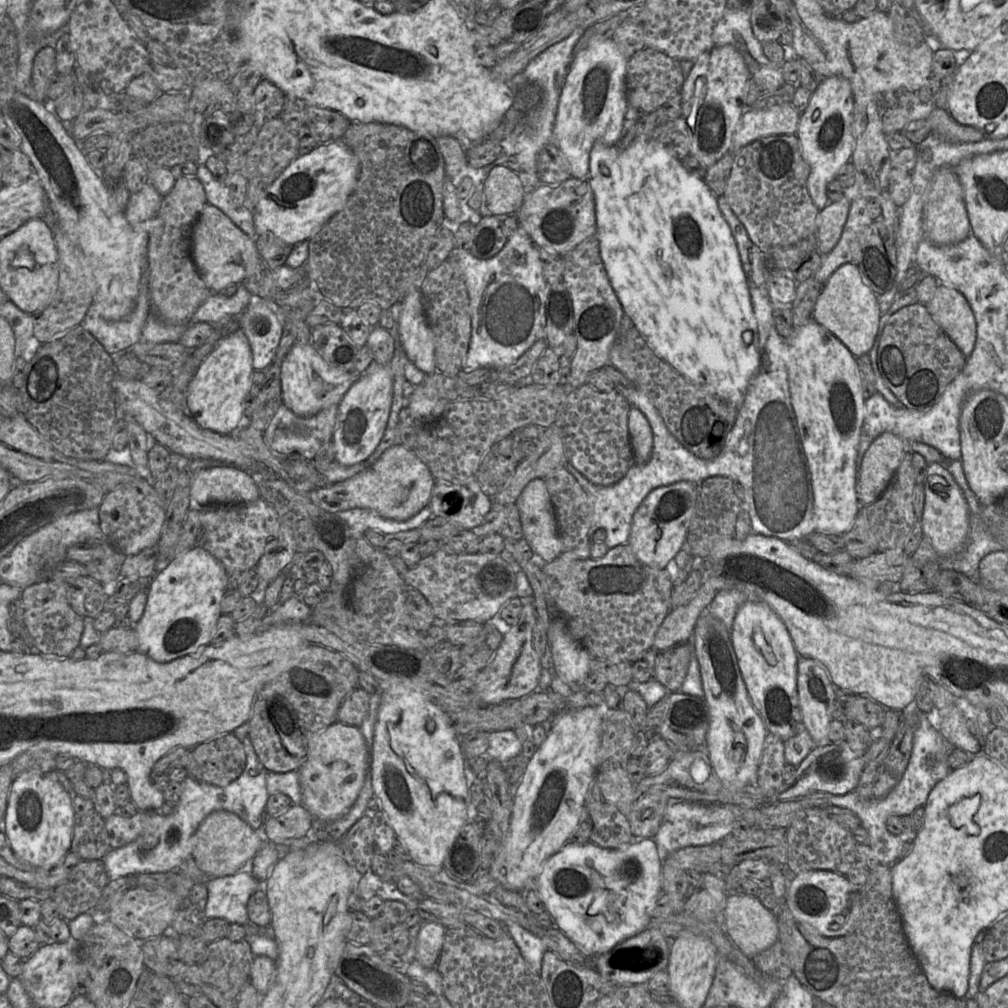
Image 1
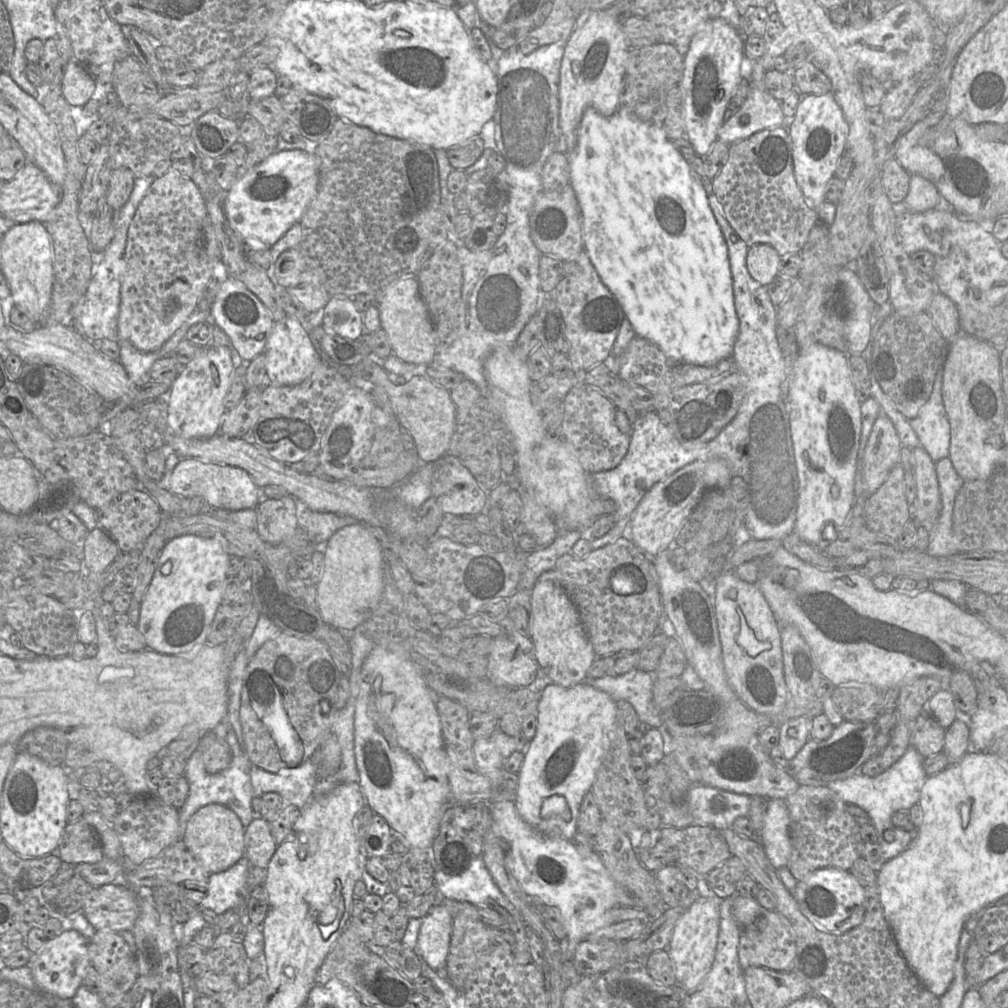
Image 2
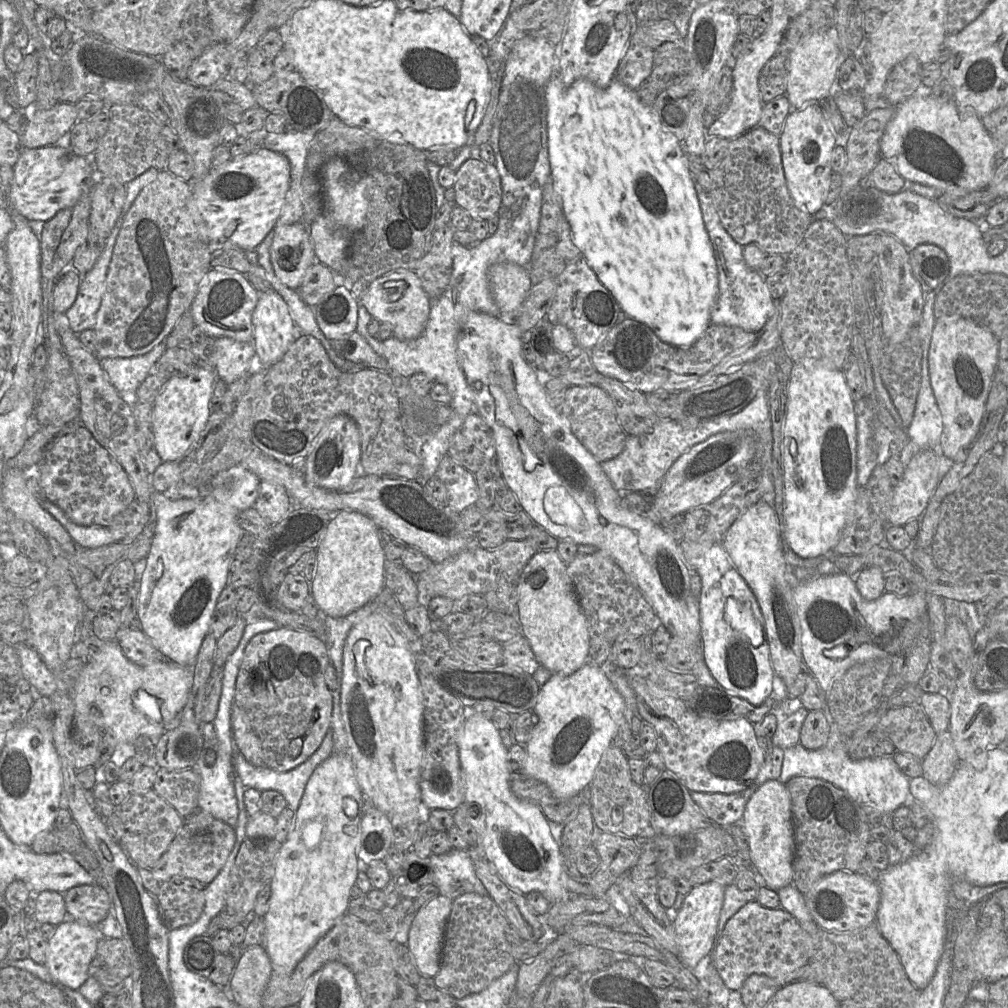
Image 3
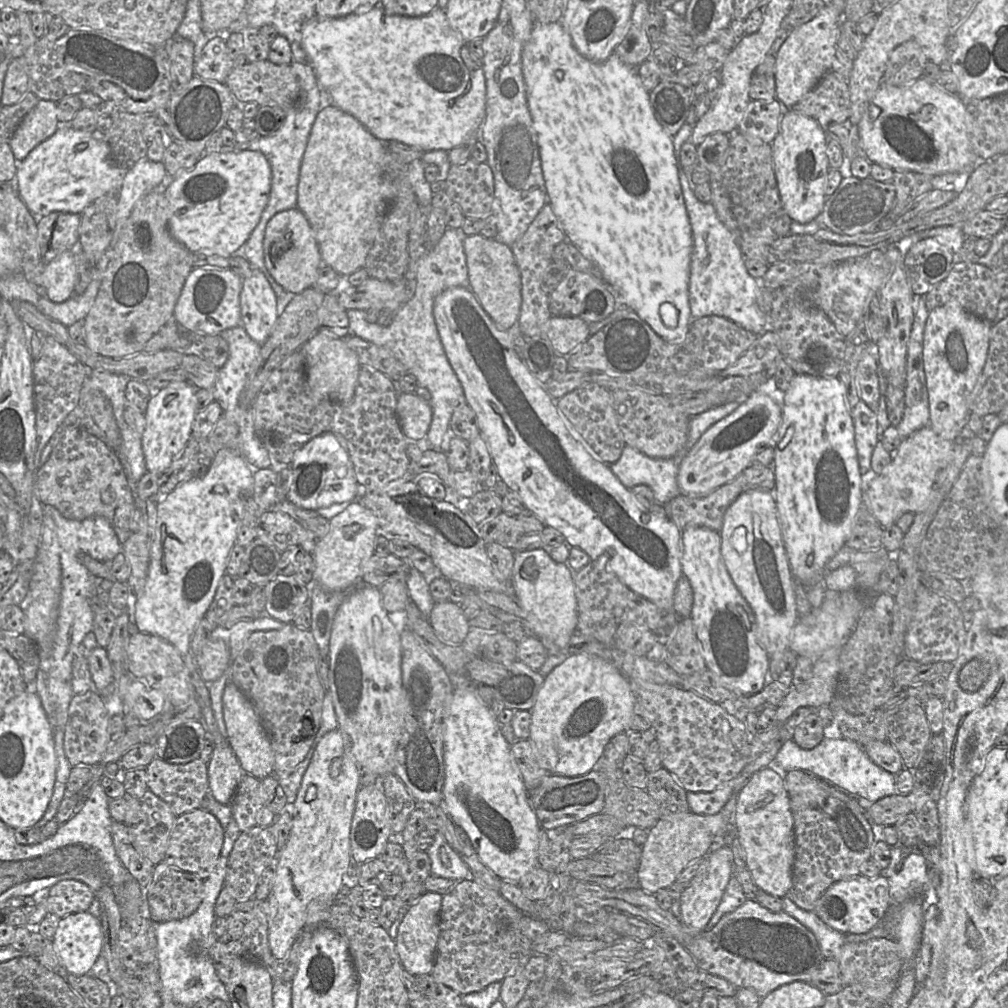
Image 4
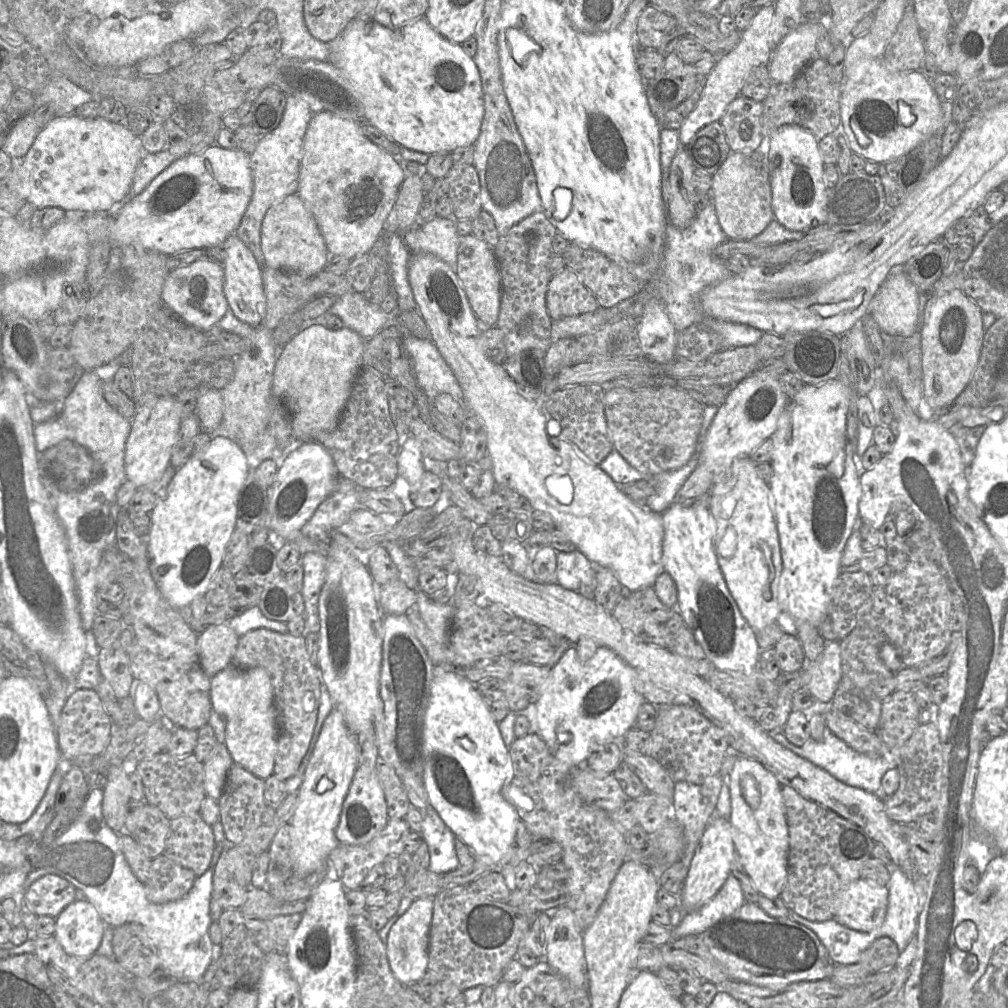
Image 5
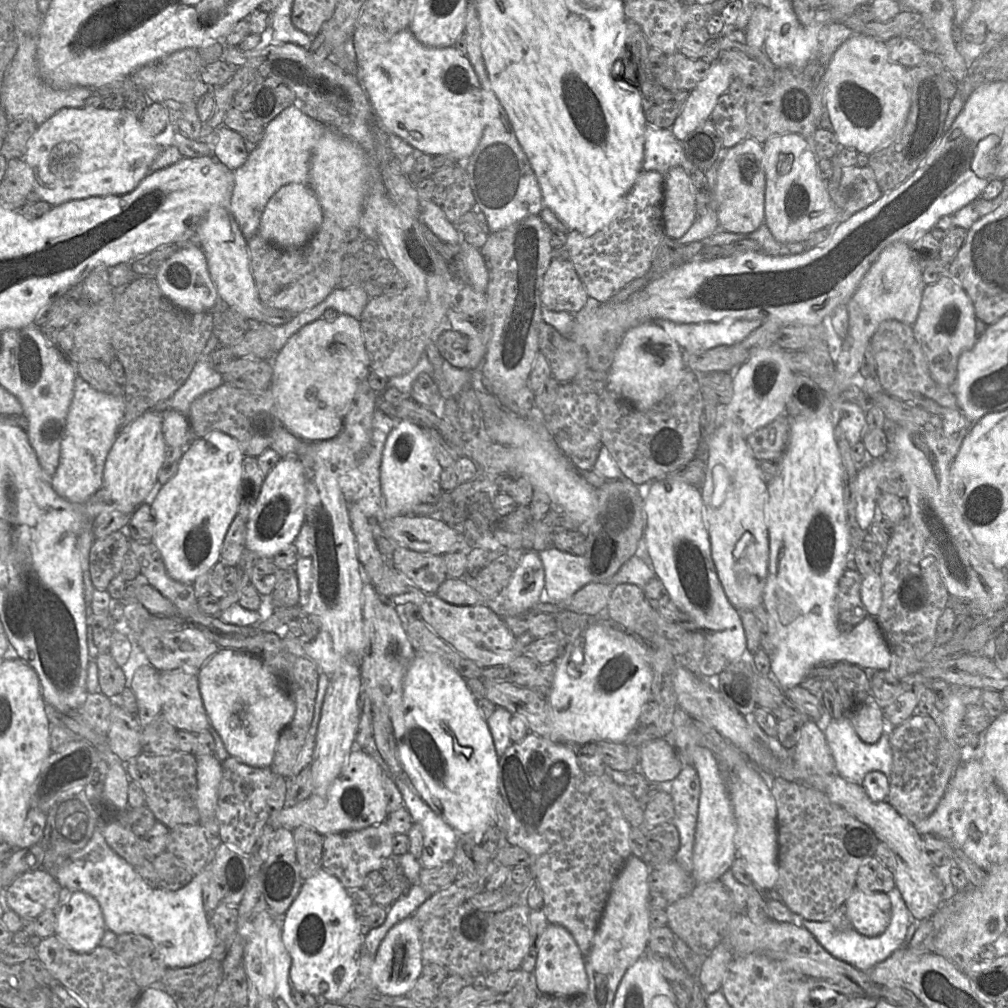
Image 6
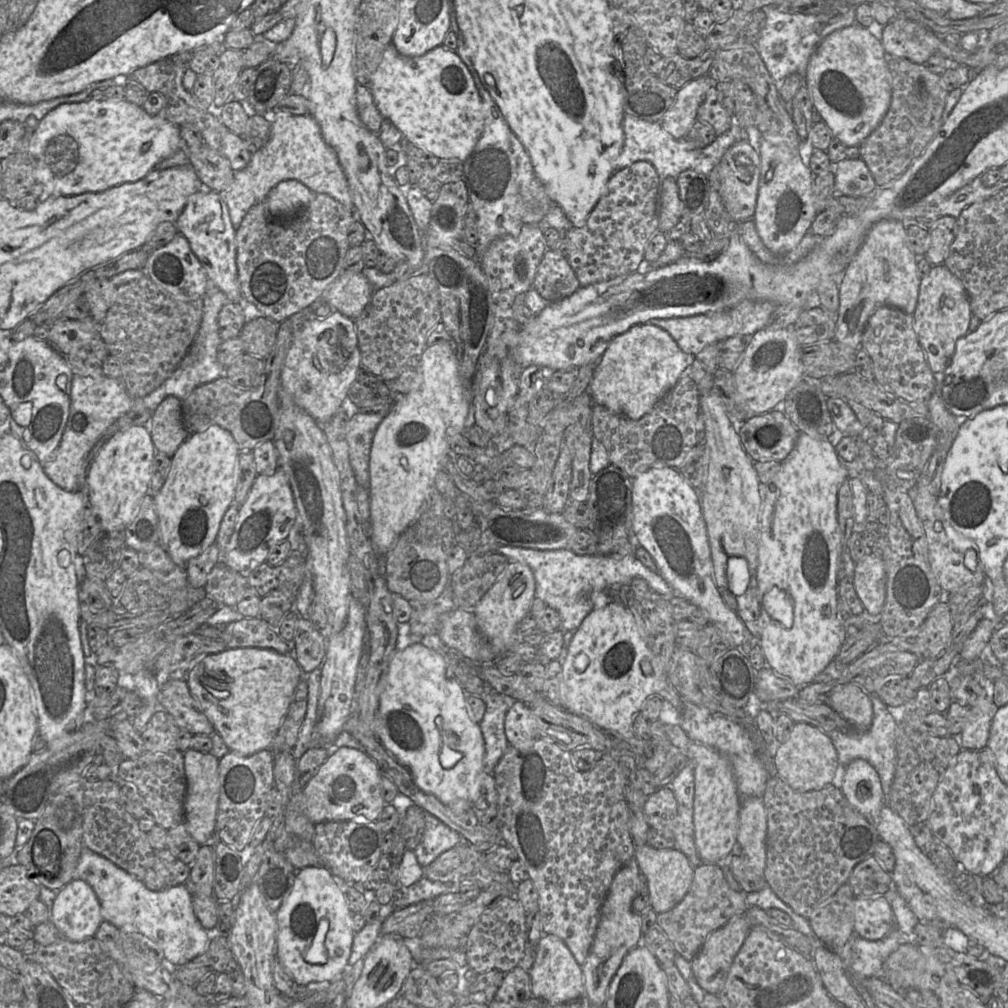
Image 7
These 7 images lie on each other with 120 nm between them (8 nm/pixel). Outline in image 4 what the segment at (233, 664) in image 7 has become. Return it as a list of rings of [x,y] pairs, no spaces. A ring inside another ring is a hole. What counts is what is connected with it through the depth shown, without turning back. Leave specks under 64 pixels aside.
[[[233,681],[224,688],[223,714],[227,729],[227,740],[233,749],[240,766],[247,773],[258,779],[264,779],[274,774],[274,753],[267,734],[265,733],[257,710],[246,695]]]

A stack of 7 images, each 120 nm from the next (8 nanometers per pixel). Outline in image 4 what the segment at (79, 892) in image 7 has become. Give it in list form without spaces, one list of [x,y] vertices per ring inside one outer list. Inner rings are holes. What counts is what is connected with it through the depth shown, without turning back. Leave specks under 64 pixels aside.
[[[89,911],[69,914],[59,920],[51,940],[64,970],[54,972],[86,975],[102,952],[101,920]]]

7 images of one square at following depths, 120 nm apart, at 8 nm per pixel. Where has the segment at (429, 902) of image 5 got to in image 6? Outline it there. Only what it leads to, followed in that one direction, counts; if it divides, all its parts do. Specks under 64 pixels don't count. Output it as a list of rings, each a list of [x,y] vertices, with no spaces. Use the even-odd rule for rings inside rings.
[[[410,916],[398,922],[386,934],[374,955],[370,979],[380,994],[405,996],[422,975],[423,965],[421,928],[413,916]]]

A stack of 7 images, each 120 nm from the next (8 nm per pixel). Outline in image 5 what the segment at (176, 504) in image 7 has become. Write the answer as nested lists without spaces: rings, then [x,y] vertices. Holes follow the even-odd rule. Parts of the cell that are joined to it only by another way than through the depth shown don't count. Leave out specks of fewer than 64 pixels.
[[[215,437],[202,456],[190,457],[176,472],[165,497],[150,513],[151,526],[147,545],[151,572],[163,597],[181,610],[200,596],[205,596],[220,567],[232,533],[236,529],[239,492],[249,471],[245,453],[229,438]]]

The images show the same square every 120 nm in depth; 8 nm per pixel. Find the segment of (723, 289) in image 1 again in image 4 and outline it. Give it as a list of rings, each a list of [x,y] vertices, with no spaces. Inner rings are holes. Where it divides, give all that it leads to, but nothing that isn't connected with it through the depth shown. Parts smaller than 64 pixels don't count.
[[[560,22],[534,23],[531,35],[522,49],[522,70],[526,96],[537,133],[541,168],[545,180],[548,203],[566,235],[581,254],[594,263],[601,272],[602,280],[622,302],[634,311],[664,341],[682,343],[692,321],[689,306],[689,277],[692,253],[692,231],[679,181],[679,167],[674,153],[673,140],[656,120],[649,98],[637,73],[637,68],[625,64],[616,52],[605,61],[595,62],[578,52],[569,34]]]

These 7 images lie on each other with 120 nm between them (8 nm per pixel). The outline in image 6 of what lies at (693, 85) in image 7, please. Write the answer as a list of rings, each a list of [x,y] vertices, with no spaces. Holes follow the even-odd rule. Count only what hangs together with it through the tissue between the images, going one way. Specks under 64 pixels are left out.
[[[719,62],[711,64],[706,76],[690,91],[688,99],[671,127],[679,141],[710,119],[718,98],[727,93],[734,74],[732,67]]]

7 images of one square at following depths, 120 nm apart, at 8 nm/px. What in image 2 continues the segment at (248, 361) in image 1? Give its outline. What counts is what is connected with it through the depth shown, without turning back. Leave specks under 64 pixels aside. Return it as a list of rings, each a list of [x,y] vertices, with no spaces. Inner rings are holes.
[[[202,347],[203,351],[185,366],[166,392],[169,430],[184,438],[210,438],[220,434],[222,417],[226,411],[225,396],[235,371],[231,347]]]

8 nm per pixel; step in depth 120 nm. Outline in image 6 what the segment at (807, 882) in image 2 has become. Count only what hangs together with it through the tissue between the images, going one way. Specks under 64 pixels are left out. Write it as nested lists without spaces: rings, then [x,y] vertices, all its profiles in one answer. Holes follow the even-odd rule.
[[[854,888],[844,906],[851,927],[863,936],[879,936],[890,923],[891,902],[887,893]]]

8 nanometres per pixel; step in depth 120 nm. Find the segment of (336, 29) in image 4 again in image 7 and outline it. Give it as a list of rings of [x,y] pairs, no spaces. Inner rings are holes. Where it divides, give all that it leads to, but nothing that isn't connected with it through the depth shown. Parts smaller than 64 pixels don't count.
[[[391,43],[367,85],[384,119],[396,126],[410,142],[438,158],[448,159],[443,162],[464,163],[473,152],[483,132],[483,104],[469,69],[455,50],[442,45],[422,56],[405,57]]]

